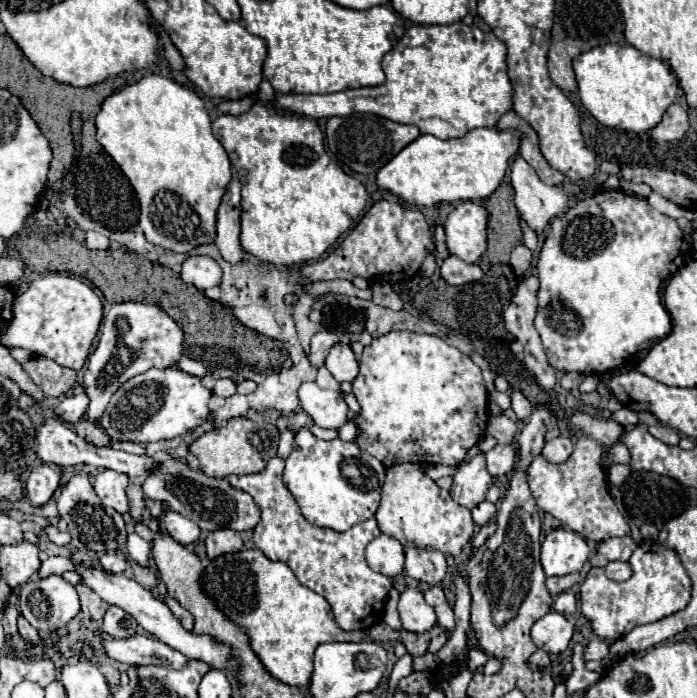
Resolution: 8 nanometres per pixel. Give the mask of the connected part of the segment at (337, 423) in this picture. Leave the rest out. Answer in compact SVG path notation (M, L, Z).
M307 382L299 388L301 408L321 428L341 428L349 420L349 406L337 390L319 388L315 382Z

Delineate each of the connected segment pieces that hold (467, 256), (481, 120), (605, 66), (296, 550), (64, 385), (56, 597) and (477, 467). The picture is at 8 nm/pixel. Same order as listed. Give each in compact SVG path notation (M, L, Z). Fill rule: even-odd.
M459 202L447 216L447 248L467 264L477 264L487 250L489 212L481 202Z
M463 22L447 26L411 26L405 30L405 36L399 44L383 56L383 70L387 80L375 88L357 88L343 90L335 94L275 94L273 106L299 112L311 118L331 118L347 116L353 112L369 112L383 118L389 118L399 124L413 124L421 134L433 134L441 140L461 138L467 132L487 126L493 128L499 118L513 108L513 86L507 76L507 46L493 34L483 32L477 26L467 26Z
M605 44L575 58L579 98L591 116L607 126L625 132L647 132L655 128L665 110L679 94L679 80L667 60L651 58L633 46Z
M275 456L259 474L229 476L229 484L251 494L255 504L261 508L261 522L253 530L255 548L259 548L273 562L279 560L289 564L303 586L321 594L329 602L337 624L345 632L371 628L371 624L383 620L385 600L391 588L391 578L373 572L365 560L365 546L381 534L377 520L365 520L347 532L335 532L331 528L321 528L307 522L301 516L293 494L281 480L283 468L285 460Z
M31 358L23 364L23 370L39 388L43 388L45 398L65 396L77 382L77 374L73 370L61 368L59 364L47 358Z
M51 574L47 578L37 578L37 580L25 582L19 588L19 604L21 604L21 614L39 632L55 632L55 630L63 628L79 612L79 598L77 598L75 586L69 584L59 574Z
M477 454L471 460L461 462L457 466L457 472L453 476L453 486L451 486L451 498L457 504L467 506L471 510L485 500L485 494L491 484L493 478L485 466L485 454Z

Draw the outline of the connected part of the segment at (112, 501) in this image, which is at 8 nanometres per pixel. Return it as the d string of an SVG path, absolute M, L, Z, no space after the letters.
M103 470L95 476L93 488L105 506L111 506L119 514L125 514L129 508L127 496L125 496L127 482L129 482L129 478L125 474L119 474L115 470Z

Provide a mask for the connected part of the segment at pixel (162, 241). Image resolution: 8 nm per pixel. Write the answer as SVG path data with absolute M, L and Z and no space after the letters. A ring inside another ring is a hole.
M145 76L133 86L111 94L97 114L97 142L119 164L139 198L139 226L145 238L165 250L189 254L193 248L213 244L217 236L217 210L231 182L231 160L213 136L203 100L171 78Z

